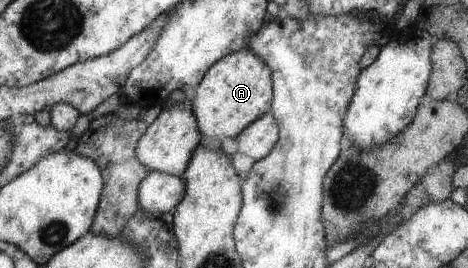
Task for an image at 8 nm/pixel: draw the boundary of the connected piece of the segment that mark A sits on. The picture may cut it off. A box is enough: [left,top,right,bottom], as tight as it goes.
[190,48,273,138]

